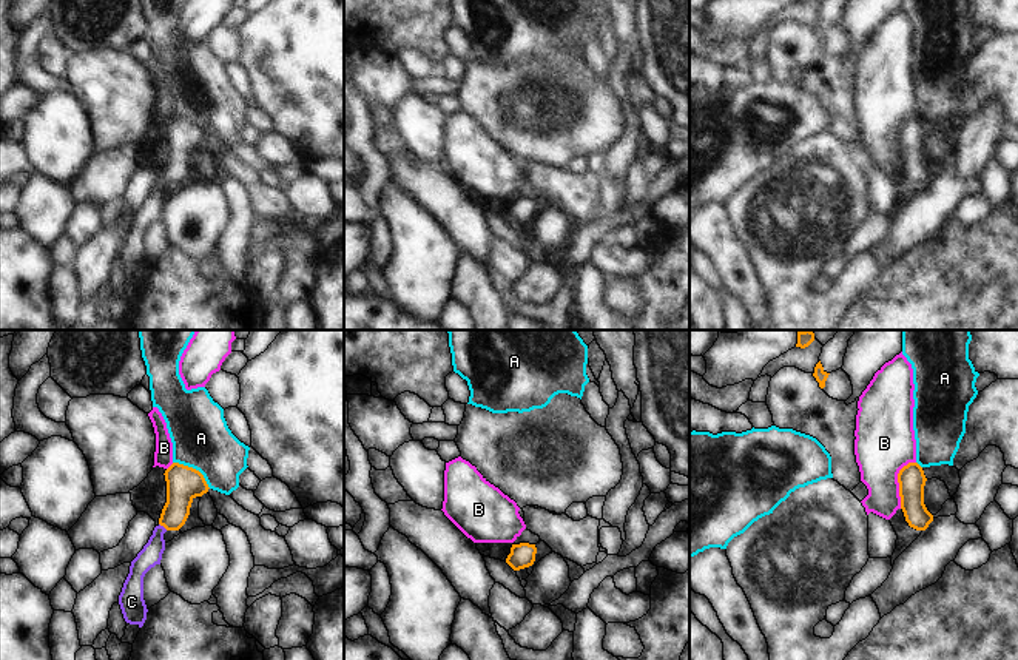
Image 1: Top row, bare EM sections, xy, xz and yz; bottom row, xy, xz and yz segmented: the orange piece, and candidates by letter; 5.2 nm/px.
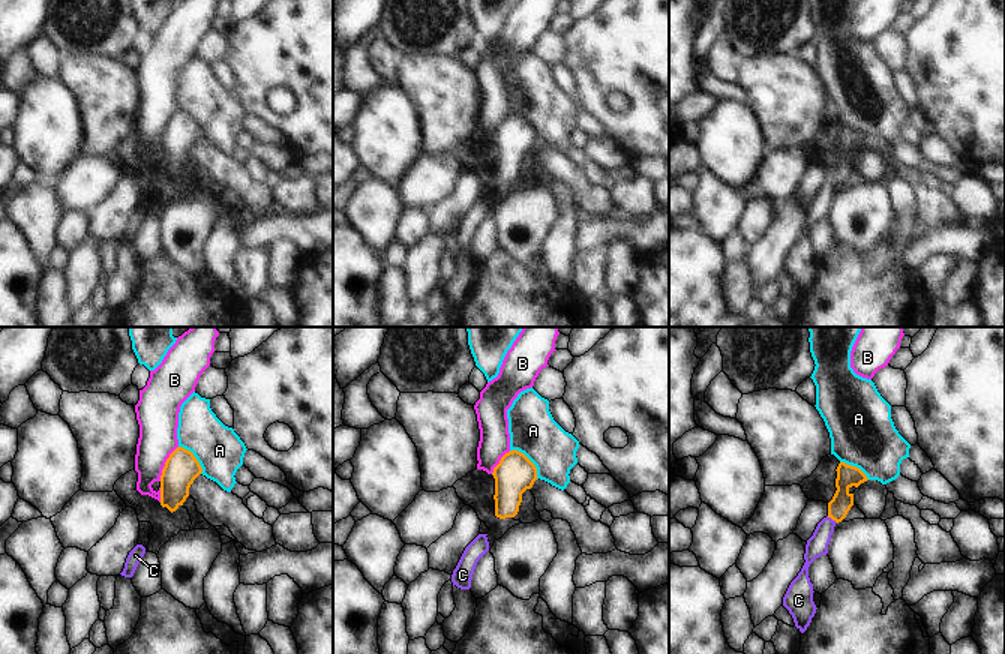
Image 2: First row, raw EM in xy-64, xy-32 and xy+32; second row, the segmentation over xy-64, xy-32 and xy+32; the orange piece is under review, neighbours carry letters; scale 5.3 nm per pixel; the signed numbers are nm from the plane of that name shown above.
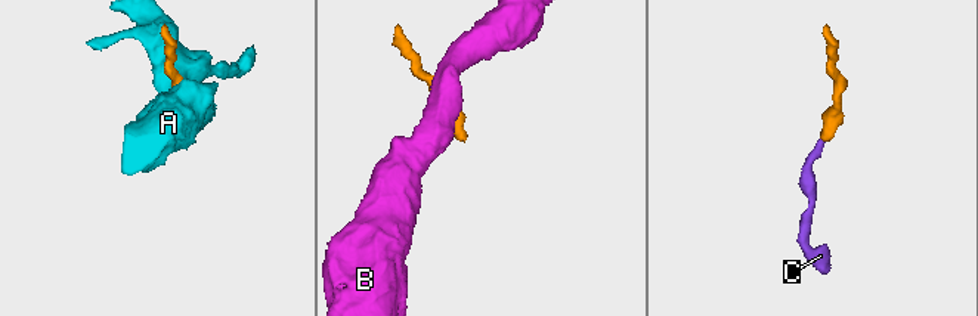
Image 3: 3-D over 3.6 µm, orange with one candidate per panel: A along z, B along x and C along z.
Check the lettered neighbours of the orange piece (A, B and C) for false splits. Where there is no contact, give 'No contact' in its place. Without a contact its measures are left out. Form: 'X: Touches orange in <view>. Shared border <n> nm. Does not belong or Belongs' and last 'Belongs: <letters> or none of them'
A: Touches orange in xy. Shared border 240 nm. Does not belong
B: Touches orange in yz. Shared border 260 nm. Does not belong
C: Touches orange in xy. Shared border 60 nm. Belongs
Belongs: C

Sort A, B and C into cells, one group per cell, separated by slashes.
A / B / C

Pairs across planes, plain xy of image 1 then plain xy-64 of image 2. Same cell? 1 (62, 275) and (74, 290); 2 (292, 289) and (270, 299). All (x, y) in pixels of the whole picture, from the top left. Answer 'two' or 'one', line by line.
1: two
2: two

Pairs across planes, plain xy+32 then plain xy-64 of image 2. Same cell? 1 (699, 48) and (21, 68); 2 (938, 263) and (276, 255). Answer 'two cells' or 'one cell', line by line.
1: one cell
2: two cells

